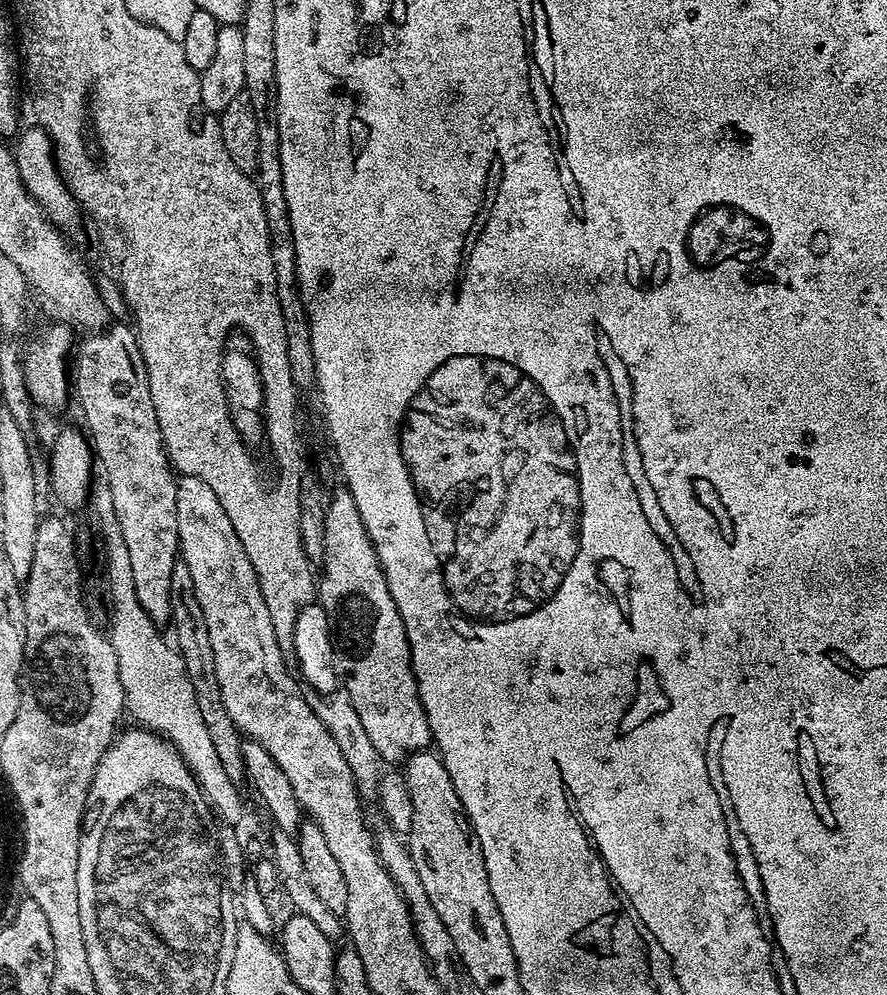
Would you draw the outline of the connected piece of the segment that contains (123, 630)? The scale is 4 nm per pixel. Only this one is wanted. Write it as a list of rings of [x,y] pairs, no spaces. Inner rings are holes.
[[[107,490],[95,493],[91,501],[90,508],[96,511],[96,520],[100,523],[100,532],[104,535],[104,552],[108,555],[108,596],[112,599],[112,632],[110,639],[118,654],[118,672],[122,678],[124,687],[124,698],[127,707],[137,716],[139,723],[145,729],[151,730],[169,740],[180,751],[188,768],[192,771],[192,776],[200,784],[200,789],[204,791],[209,803],[222,816],[222,821],[228,826],[238,826],[244,816],[244,804],[240,796],[241,789],[234,782],[230,782],[214,746],[210,742],[210,730],[206,722],[202,722],[202,710],[198,710],[198,702],[194,698],[194,686],[190,686],[190,678],[184,669],[184,663],[180,653],[176,651],[171,643],[168,644],[159,636],[158,625],[142,610],[138,602],[138,594],[134,590],[134,570],[130,568],[130,550],[126,550],[126,542],[122,538],[122,530],[116,524],[116,511],[112,505],[112,495]]]

